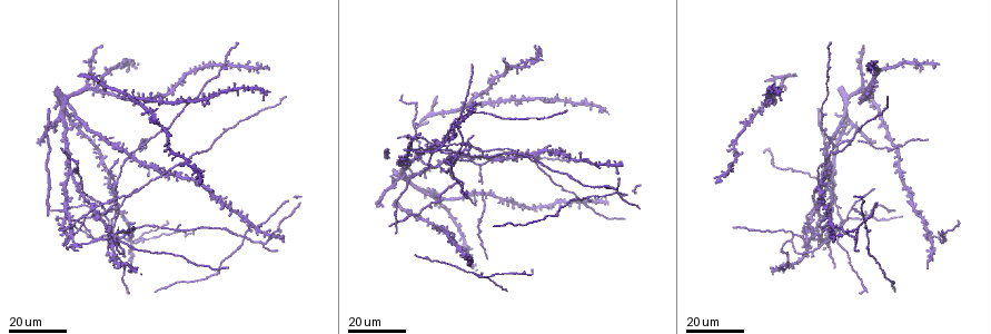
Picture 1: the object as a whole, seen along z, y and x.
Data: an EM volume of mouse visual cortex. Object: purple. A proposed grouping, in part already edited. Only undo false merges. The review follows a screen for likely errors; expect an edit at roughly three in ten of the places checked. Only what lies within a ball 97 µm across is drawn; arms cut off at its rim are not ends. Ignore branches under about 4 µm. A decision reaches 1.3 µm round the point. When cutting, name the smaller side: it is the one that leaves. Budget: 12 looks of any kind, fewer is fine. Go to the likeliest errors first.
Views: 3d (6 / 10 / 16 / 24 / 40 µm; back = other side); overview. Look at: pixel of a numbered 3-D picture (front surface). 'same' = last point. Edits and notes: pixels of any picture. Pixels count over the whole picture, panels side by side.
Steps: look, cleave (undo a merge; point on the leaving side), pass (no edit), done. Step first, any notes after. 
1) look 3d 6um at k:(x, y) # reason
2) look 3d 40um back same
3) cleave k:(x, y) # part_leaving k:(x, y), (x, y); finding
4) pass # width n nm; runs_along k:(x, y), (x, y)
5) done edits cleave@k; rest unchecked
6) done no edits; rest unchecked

look 3d 24um at 1:(808, 244)

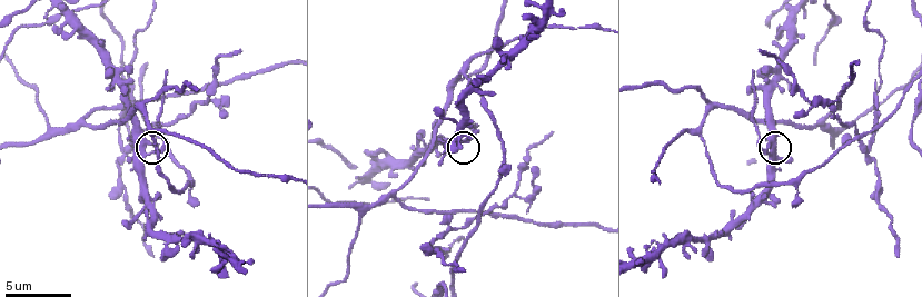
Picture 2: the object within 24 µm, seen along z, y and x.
look 3d 6um at 2:(147, 155)

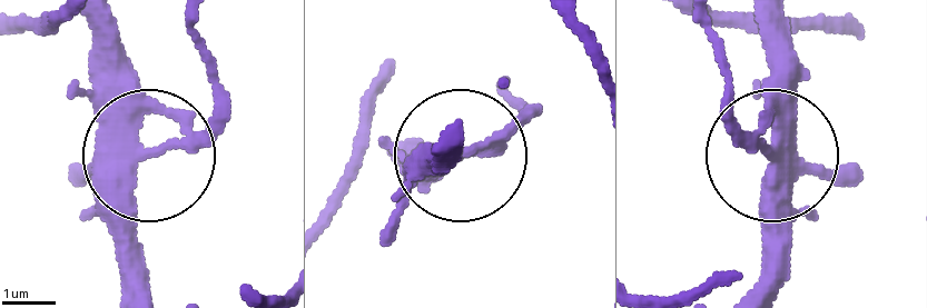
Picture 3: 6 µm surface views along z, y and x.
cleave 3:(208, 119) # part_leaving 3:(150, 149), (207, 122), (199, 29); a second neuron is stuck on

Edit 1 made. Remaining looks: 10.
look 3d 24um at 1:(114, 186) # four-way junction

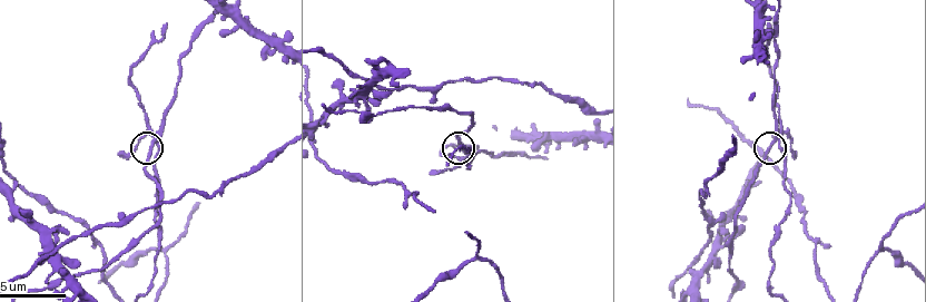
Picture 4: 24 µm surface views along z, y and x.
look 3d 6um at 4:(156, 140)

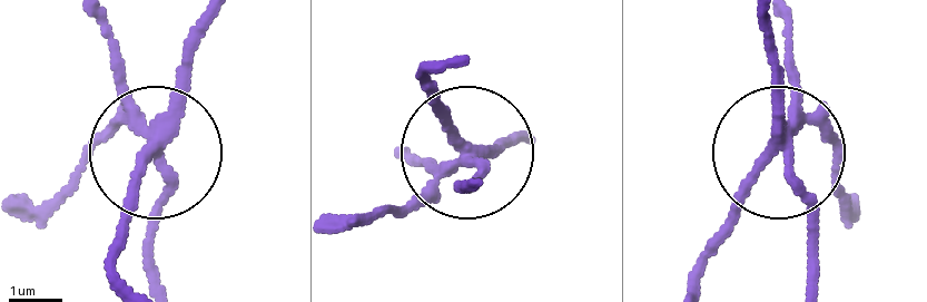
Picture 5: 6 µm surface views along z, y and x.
cleave 5:(117, 68) # side_arm 41 um; part_leaving 5:(147, 149), (160, 184), (147, 278); two neurons meet here

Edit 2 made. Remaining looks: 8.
look overview

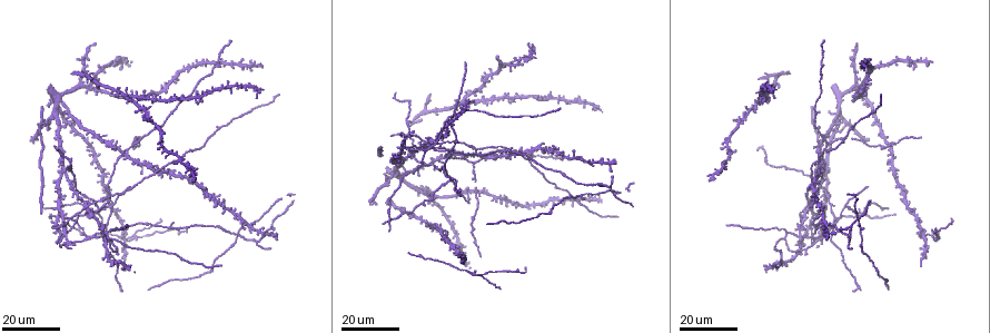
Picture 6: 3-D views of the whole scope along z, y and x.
look 3d 24um at 6:(474, 162) # three arms meet

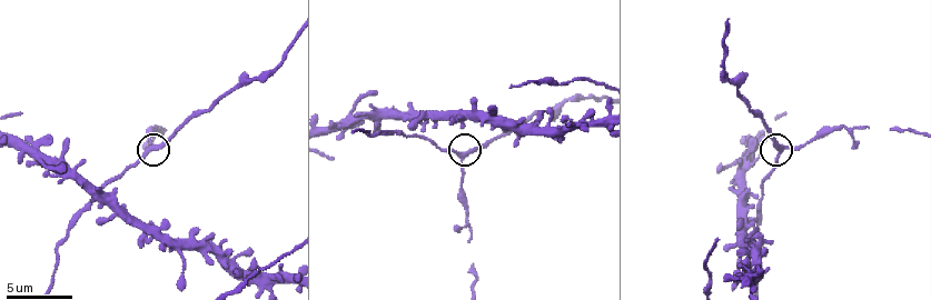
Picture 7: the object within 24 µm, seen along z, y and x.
look 3d 6um at 7:(462, 159)

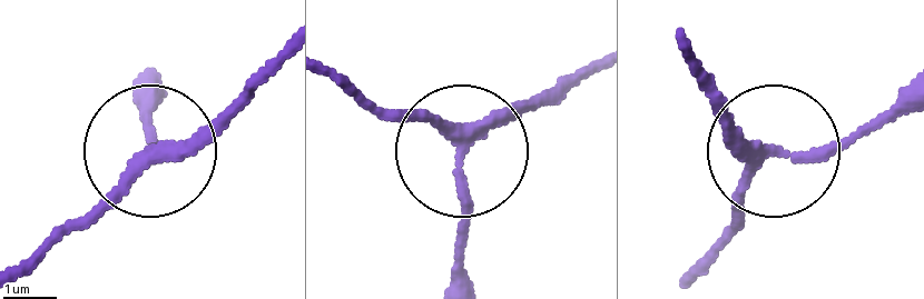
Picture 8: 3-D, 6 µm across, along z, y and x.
pass # runs_along 8:(18, 279), (150, 151), (150, 116); continuous, no second neuron

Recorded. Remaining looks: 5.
look 3d 16um at 4:(166, 250) # branch point

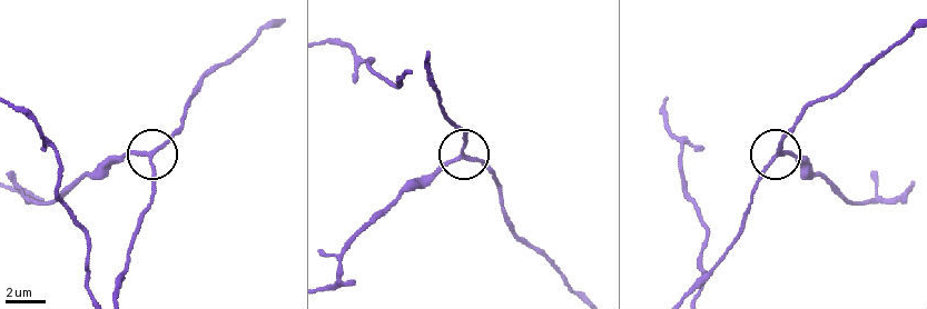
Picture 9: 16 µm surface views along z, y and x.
pass # runs_along 9:(687, 291), (739, 231), (759, 177), (798, 123); one neuron here

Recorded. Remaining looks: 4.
look 3d 10um at 2:(840, 132) # three arms meet

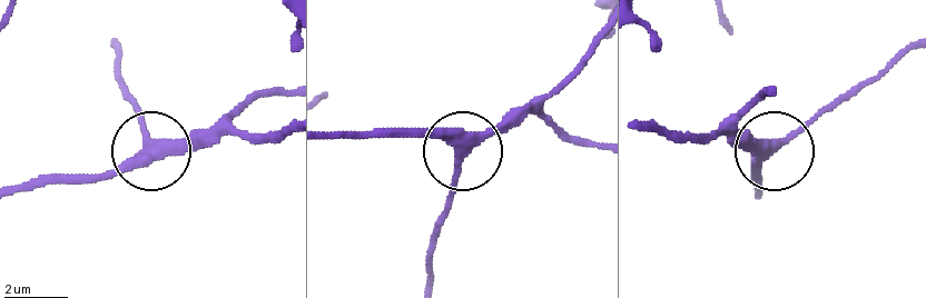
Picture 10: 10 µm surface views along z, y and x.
pass # width 320 nm; runs_along 10:(202, 137), (173, 137), (151, 147), (136, 99); one neuron here

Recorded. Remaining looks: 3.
look 3d 16um at 6:(925, 240) # arms part here

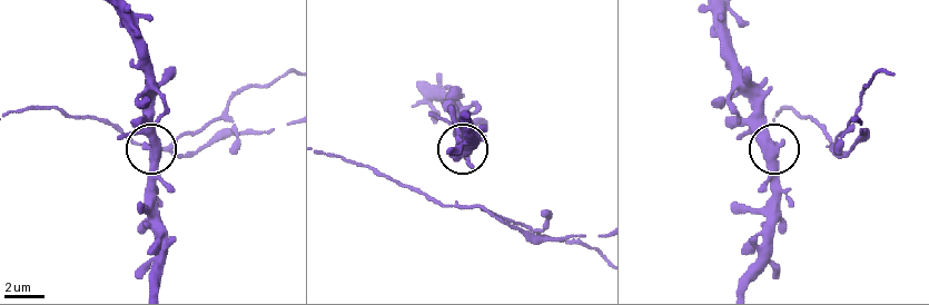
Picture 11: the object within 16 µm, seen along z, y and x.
look 3d 10um at 11:(780, 145)

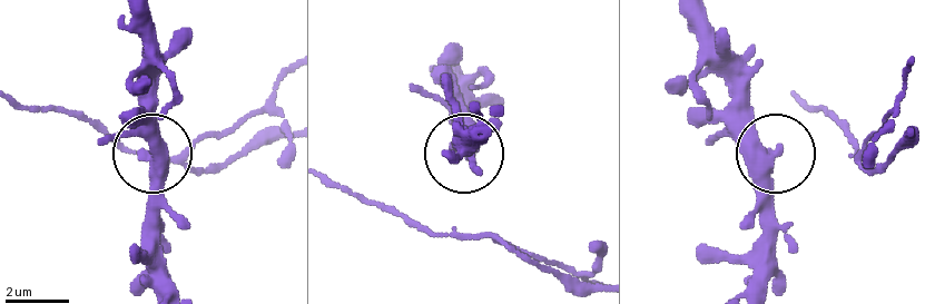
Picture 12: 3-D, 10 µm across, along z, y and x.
pass # arms 3; runs_along 12:(694, 21), (734, 117), (776, 152), (770, 258); one neuron here

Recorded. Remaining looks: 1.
done edits cleave@3, cleave@5; rest unchecked

